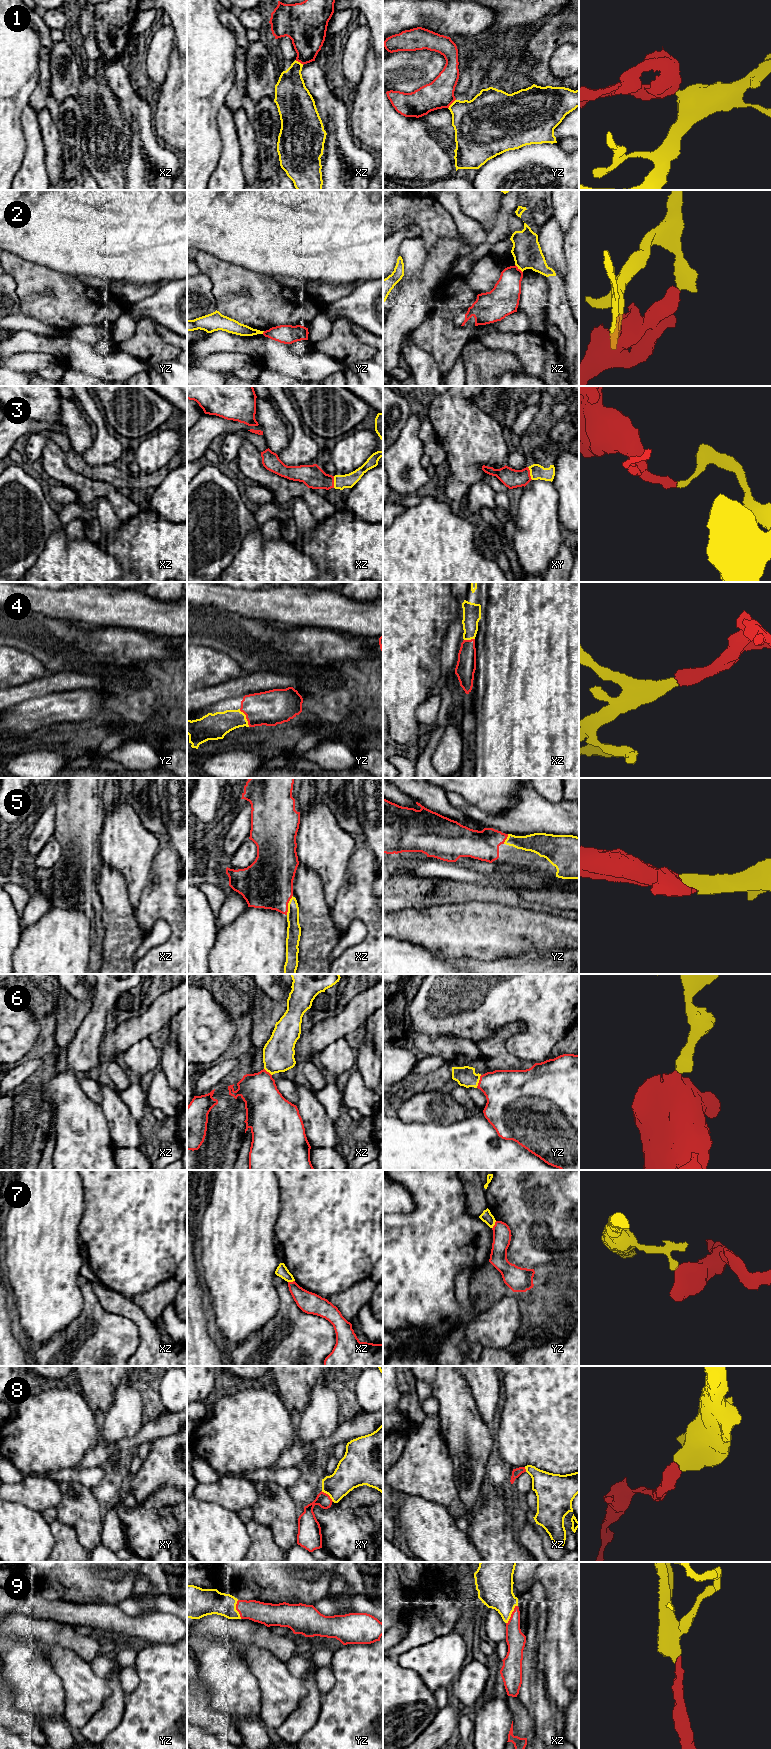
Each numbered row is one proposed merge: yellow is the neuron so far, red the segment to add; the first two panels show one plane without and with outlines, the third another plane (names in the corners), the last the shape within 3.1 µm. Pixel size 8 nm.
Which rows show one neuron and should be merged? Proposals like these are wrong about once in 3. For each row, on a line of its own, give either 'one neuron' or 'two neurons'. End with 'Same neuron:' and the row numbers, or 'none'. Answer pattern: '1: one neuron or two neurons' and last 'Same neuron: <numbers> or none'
1: two neurons
2: two neurons
3: one neuron
4: one neuron
5: one neuron
6: one neuron
7: two neurons
8: two neurons
9: one neuron
Same neuron: 3, 4, 5, 6, 9

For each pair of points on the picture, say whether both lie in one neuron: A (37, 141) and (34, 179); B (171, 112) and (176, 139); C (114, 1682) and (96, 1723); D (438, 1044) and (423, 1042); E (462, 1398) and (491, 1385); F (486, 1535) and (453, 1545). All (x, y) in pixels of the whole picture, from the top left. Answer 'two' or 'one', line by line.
A: one
B: one
C: one
D: one
E: two
F: two

